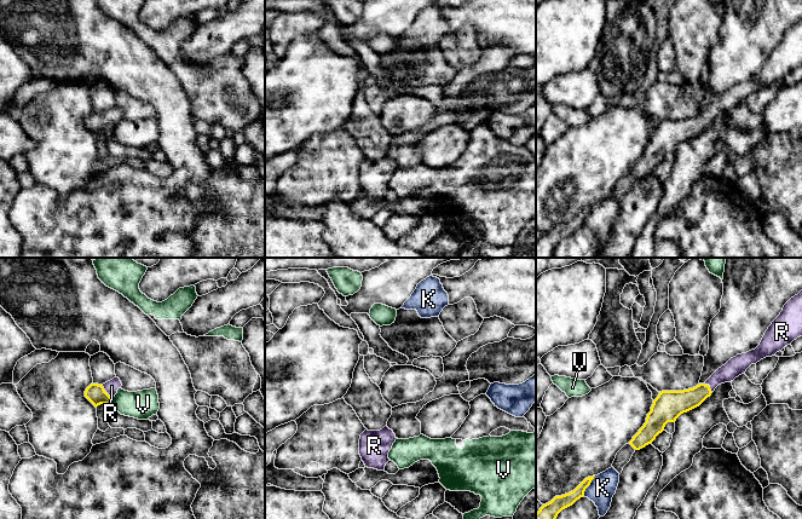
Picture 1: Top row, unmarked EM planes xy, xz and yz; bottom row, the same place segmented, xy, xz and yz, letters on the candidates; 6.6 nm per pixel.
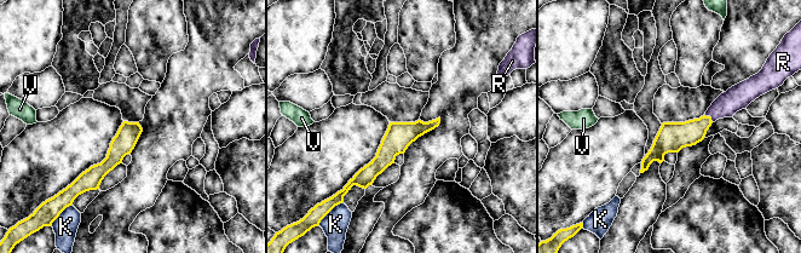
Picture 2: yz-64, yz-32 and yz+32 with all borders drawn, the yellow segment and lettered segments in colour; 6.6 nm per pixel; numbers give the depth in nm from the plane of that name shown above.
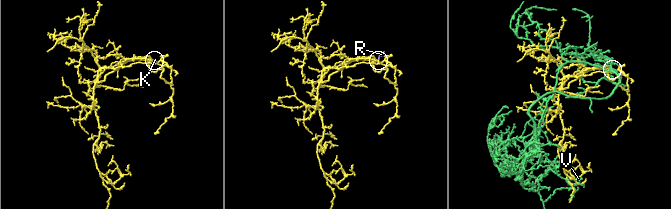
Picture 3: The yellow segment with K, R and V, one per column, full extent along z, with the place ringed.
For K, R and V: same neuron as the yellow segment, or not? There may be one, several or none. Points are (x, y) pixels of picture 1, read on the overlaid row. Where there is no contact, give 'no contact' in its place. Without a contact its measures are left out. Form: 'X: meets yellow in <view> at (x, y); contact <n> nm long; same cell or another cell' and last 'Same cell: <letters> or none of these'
K: meets yellow in yz at (589, 484); contact 160 nm long; another cell
R: meets yellow in xy at (105, 392); contact 120 nm long; same cell
V: meets yellow in xy at (111, 399); contact 40 nm long; another cell
Same cell: R

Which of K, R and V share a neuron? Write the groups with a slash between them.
K / R / V

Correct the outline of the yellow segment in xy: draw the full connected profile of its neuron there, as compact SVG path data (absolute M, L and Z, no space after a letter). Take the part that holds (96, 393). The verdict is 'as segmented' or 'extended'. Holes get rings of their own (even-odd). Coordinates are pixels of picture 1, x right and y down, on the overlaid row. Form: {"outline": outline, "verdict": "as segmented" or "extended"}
{"outline": "M114 377L103 385L91 384L85 391L85 397L96 408L100 404L110 405L112 398L117 393L117 390L121 388L121 386L122 384L119 377Z", "verdict": "extended"}

